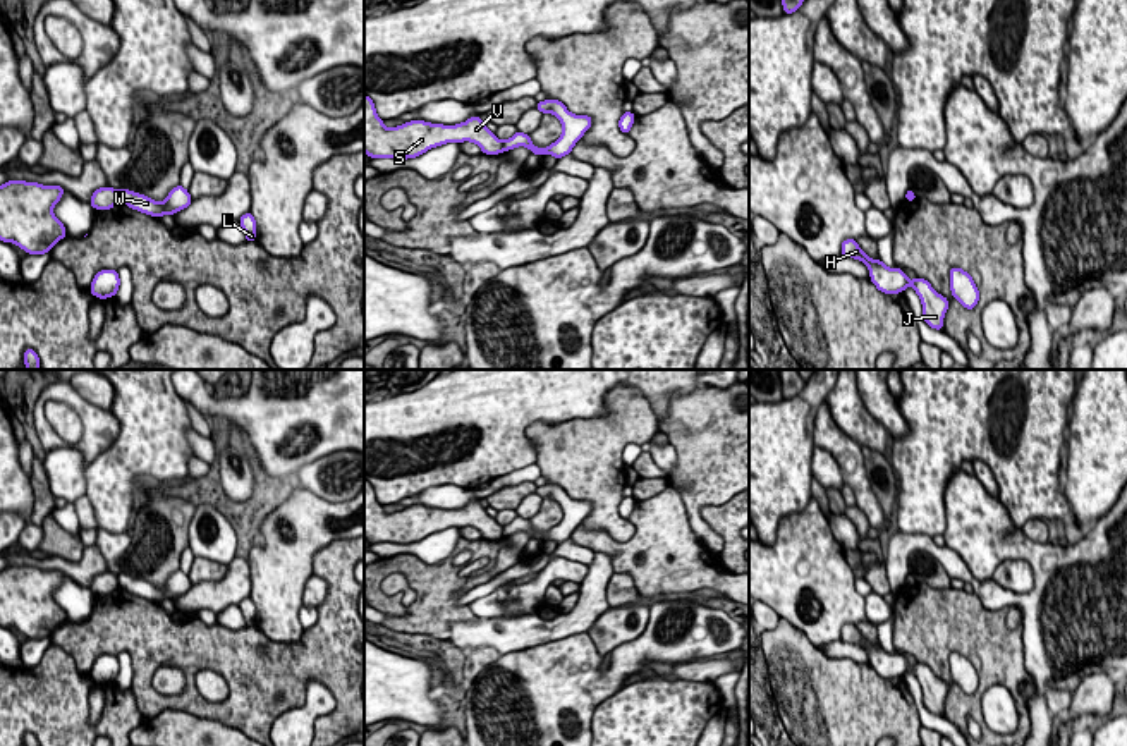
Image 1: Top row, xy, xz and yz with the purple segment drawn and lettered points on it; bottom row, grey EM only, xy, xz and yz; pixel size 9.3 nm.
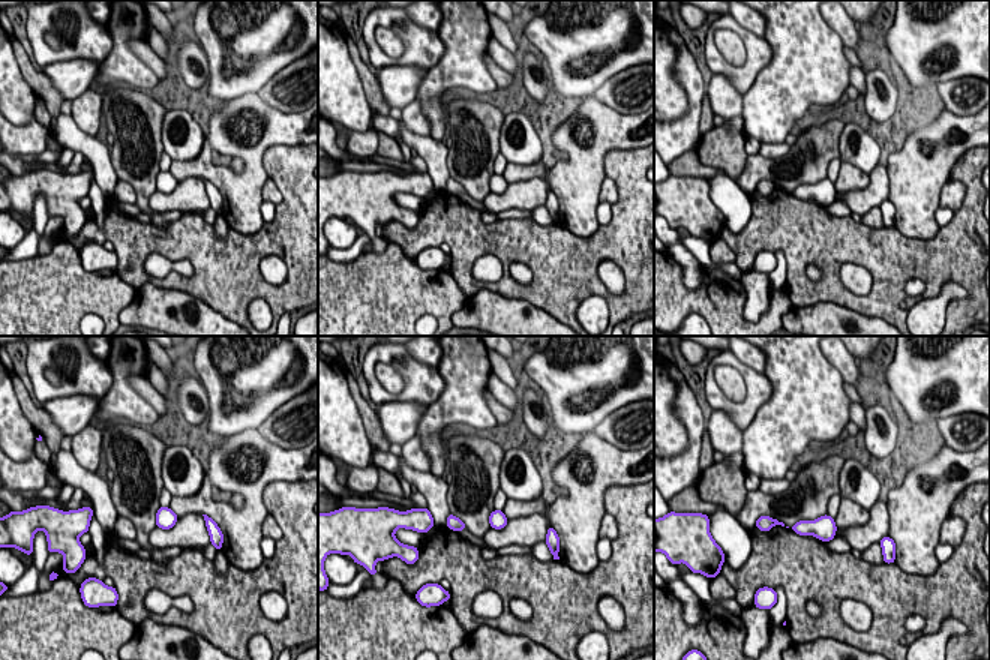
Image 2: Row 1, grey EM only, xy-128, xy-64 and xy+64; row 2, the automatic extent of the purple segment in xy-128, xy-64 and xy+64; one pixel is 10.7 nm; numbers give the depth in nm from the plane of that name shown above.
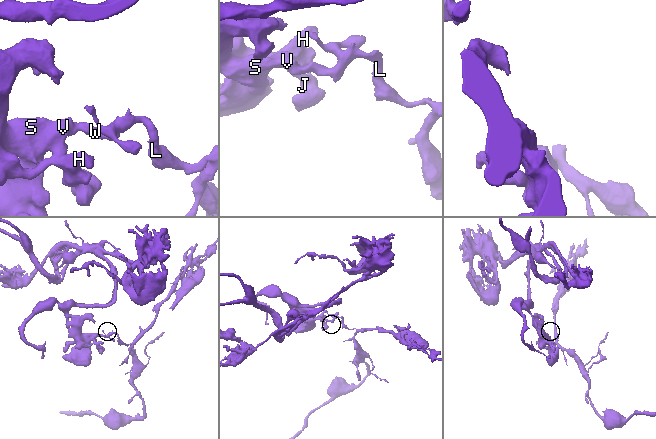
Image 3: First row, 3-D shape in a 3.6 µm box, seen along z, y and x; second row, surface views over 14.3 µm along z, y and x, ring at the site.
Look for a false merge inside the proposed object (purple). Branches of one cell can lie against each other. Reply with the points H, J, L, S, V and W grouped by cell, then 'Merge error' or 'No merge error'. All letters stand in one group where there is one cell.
Groups: H J S V / L W. Merge error

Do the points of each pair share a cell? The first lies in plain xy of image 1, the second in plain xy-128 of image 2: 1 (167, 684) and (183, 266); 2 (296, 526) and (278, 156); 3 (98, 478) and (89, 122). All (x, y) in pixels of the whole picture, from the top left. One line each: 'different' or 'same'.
1: same
2: different
3: different

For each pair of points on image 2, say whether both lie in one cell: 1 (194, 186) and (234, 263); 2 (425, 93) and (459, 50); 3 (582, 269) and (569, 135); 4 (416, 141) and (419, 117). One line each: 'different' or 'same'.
1: different
2: same
3: different
4: different

